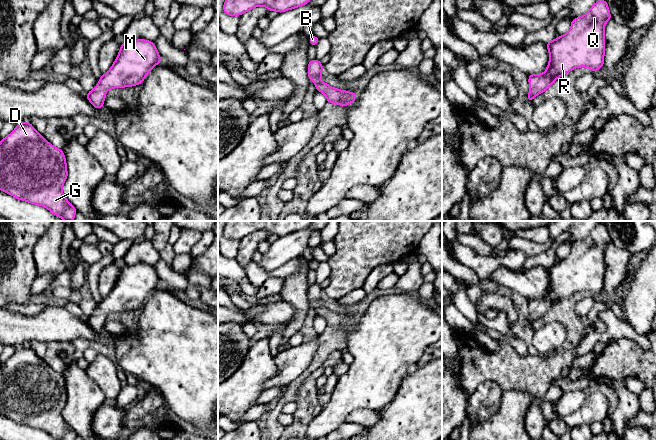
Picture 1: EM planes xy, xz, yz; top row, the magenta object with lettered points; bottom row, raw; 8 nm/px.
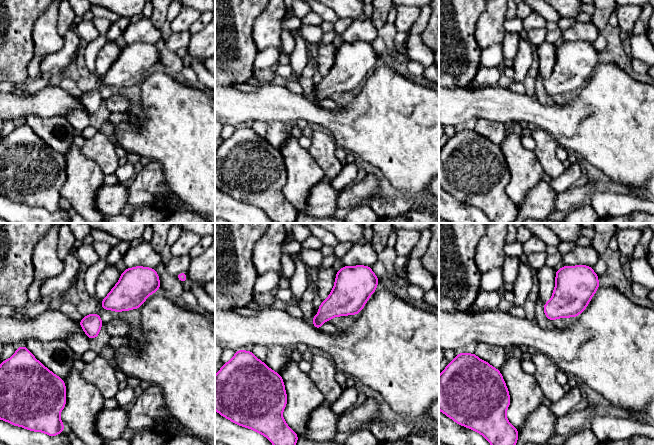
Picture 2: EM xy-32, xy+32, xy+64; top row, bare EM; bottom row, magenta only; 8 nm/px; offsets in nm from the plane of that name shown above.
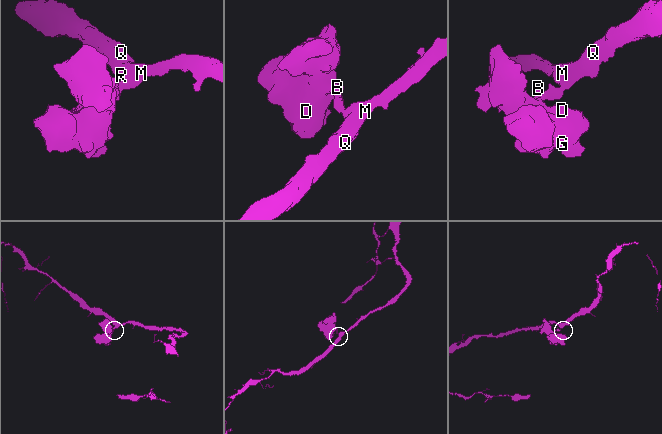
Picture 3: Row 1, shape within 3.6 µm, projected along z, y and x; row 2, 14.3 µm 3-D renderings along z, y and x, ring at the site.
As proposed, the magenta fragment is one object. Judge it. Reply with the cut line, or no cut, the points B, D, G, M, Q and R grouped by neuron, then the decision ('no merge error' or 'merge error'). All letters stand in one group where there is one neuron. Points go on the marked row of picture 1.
cut none; groups B D G M Q R; no merge error

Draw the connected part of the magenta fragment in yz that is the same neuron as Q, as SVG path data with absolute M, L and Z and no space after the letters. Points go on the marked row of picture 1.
M597 0L588 12L571 21L570 30L558 36L555 40L547 41L549 64L543 74L530 74L528 77L530 92L527 99L531 102L538 94L544 93L555 80L579 67L587 67L592 72L604 66L605 54L605 24L611 20L611 14L606 0Z

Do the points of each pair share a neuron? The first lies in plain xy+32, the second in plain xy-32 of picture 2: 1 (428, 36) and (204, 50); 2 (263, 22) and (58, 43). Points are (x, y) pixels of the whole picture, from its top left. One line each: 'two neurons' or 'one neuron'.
1: one neuron
2: one neuron

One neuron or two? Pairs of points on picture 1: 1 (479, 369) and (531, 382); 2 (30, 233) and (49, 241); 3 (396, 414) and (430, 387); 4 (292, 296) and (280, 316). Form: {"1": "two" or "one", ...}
{"1": "one", "2": "two", "3": "one", "4": "two"}

